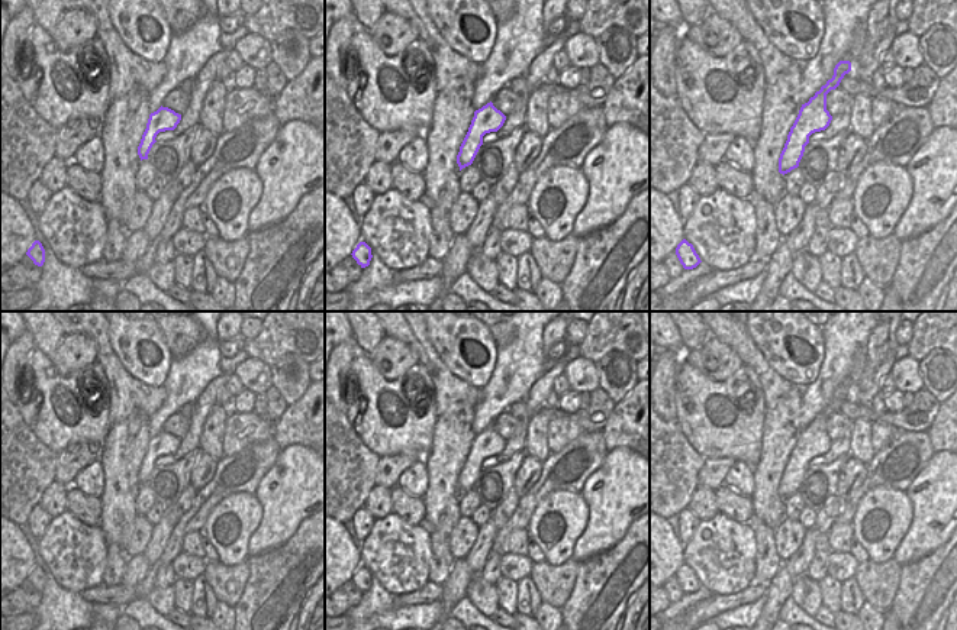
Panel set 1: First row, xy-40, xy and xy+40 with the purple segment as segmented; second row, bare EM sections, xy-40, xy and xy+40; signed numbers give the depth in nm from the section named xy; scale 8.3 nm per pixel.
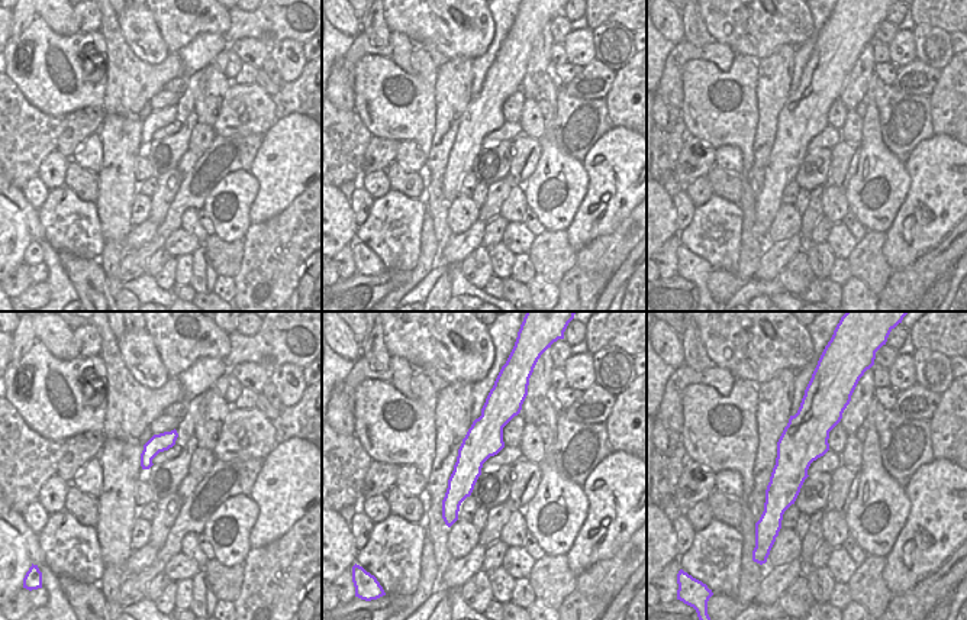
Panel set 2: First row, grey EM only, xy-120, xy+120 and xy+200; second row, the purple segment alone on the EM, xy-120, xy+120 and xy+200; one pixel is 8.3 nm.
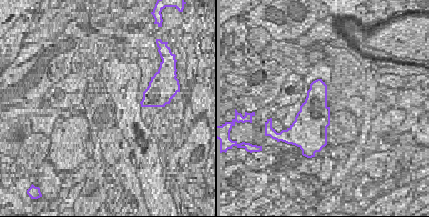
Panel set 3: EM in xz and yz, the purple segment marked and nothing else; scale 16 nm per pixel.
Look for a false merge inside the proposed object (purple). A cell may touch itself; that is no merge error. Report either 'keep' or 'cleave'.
cleave

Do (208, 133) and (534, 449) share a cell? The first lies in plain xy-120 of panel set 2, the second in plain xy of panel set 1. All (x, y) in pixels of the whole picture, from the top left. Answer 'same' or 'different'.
different

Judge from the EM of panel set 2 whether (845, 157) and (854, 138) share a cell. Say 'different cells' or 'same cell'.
different cells

